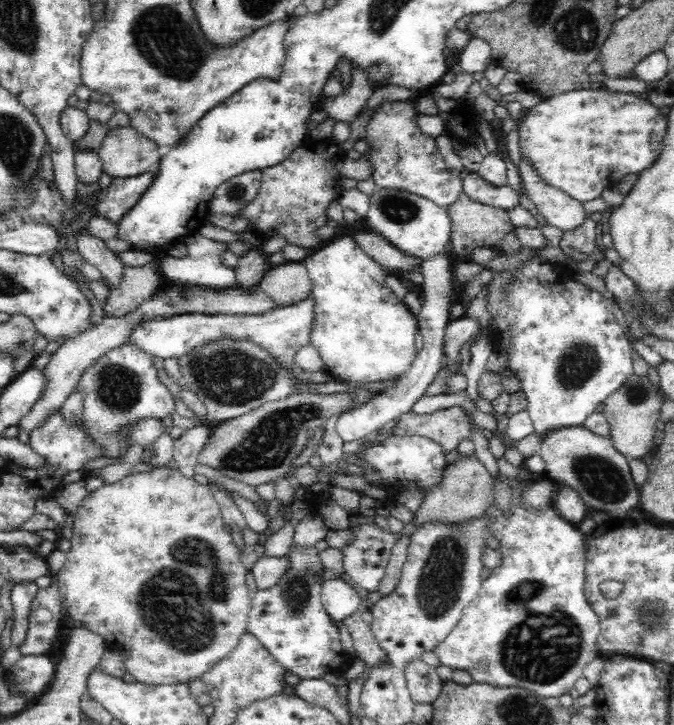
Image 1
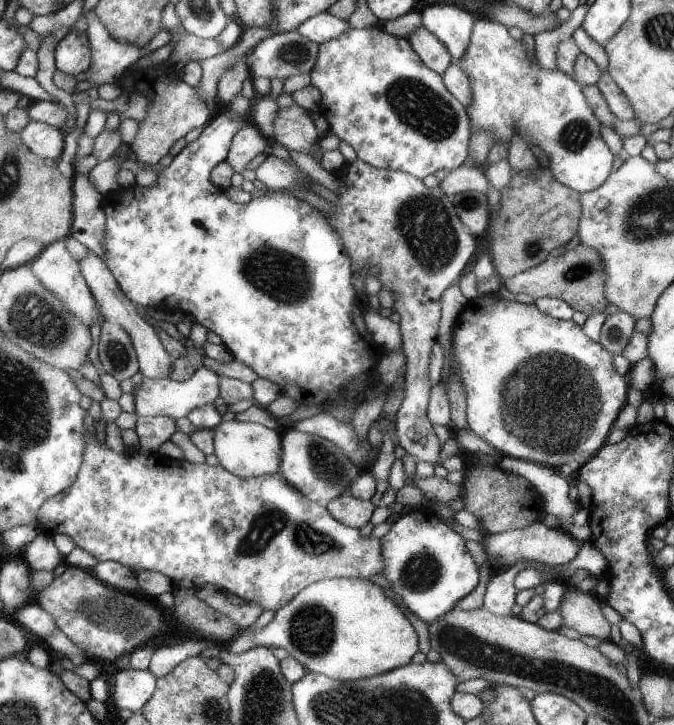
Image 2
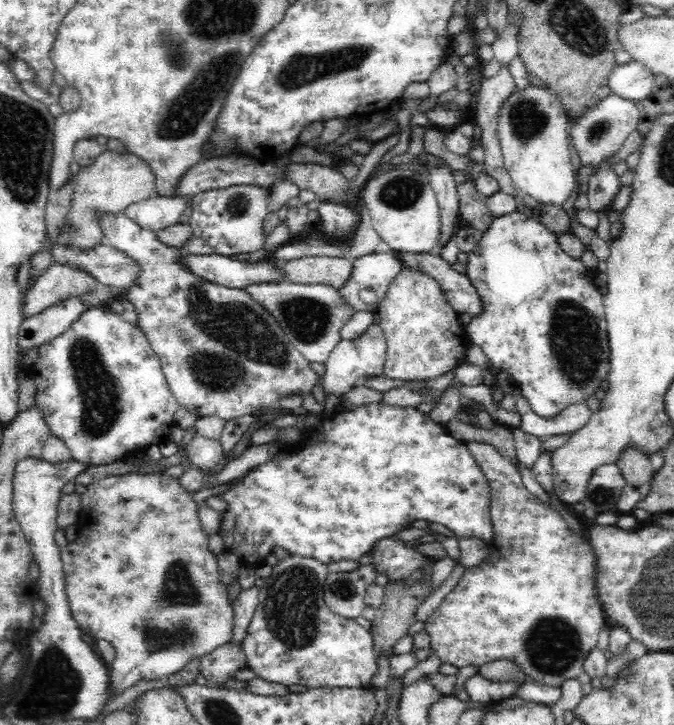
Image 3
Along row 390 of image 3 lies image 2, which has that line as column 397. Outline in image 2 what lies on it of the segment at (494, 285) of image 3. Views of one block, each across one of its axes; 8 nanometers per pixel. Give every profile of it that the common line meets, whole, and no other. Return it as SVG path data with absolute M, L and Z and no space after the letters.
M429 506L413 507L391 523L388 532L379 539L384 558L383 576L391 584L393 594L401 598L401 602L426 624L447 614L455 602L467 596L477 586L477 566L473 563L465 542L453 530L441 522L437 514Z

